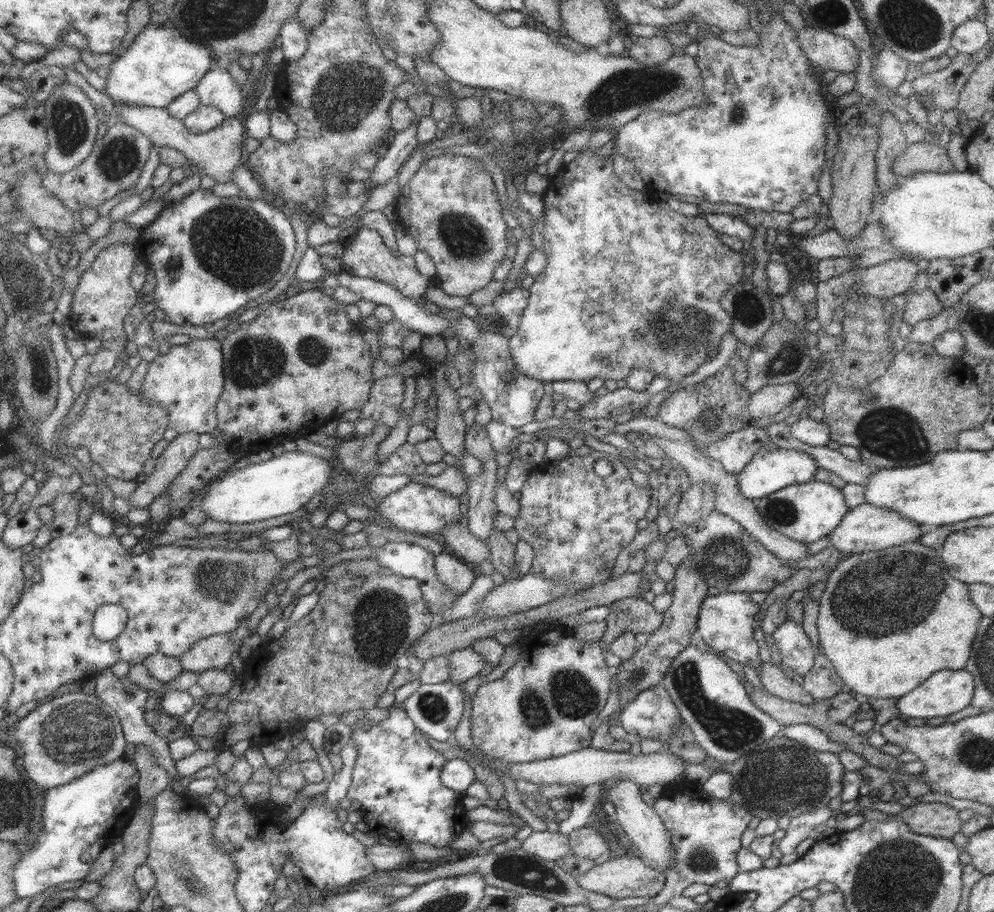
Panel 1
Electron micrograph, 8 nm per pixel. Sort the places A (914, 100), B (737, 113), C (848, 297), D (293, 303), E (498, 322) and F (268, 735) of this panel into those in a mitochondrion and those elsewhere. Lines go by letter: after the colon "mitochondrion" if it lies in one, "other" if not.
A: other
B: mitochondrion
C: mitochondrion
D: other
E: mitochondrion
F: other

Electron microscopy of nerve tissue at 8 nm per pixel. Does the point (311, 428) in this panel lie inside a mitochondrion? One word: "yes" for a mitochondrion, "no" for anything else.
no

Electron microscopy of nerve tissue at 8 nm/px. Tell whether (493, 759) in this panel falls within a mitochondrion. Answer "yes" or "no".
no

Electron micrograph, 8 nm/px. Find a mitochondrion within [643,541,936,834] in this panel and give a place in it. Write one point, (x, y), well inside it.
(780, 773)

